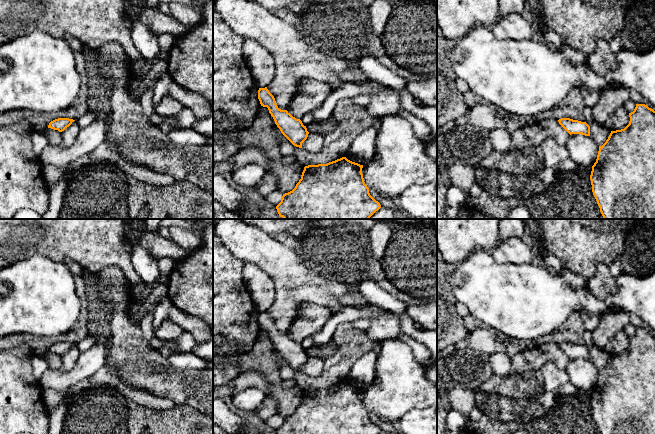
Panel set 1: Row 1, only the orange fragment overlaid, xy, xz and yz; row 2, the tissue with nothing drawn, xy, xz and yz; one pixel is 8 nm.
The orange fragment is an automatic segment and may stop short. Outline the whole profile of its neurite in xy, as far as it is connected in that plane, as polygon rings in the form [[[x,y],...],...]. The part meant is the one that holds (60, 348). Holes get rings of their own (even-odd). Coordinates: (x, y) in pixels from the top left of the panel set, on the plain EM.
[[[58,342],[51,345],[48,349],[48,352],[58,354],[59,356],[64,355],[69,351],[75,344],[69,342]]]

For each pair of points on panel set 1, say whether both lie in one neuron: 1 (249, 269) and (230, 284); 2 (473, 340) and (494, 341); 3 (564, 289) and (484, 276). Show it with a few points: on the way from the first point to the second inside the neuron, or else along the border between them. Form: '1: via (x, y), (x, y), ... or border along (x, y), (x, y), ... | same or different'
1: border along (243, 264), (243, 282), (251, 296) | different
2: via (478, 340), (489, 341) | same
3: via (544, 289), (504, 289) | same

